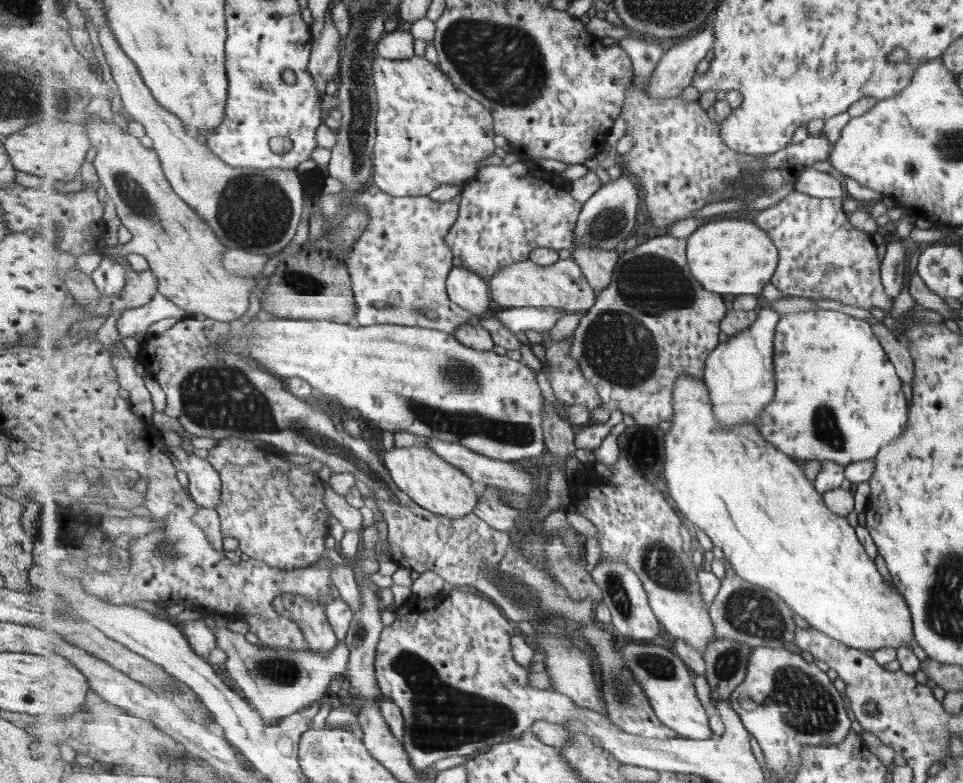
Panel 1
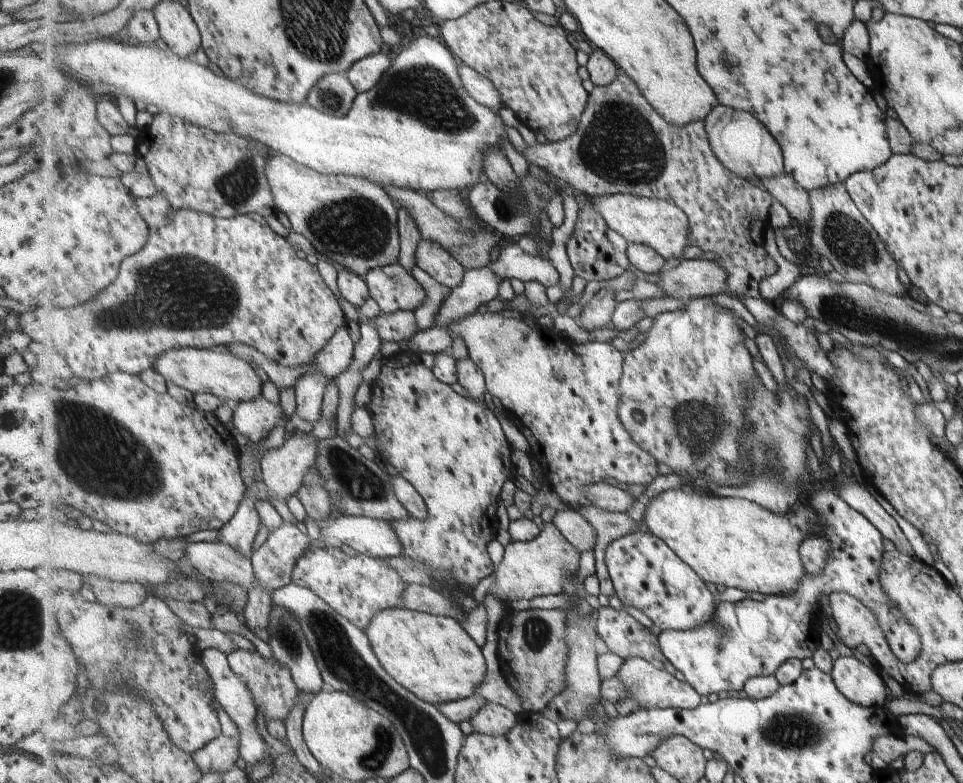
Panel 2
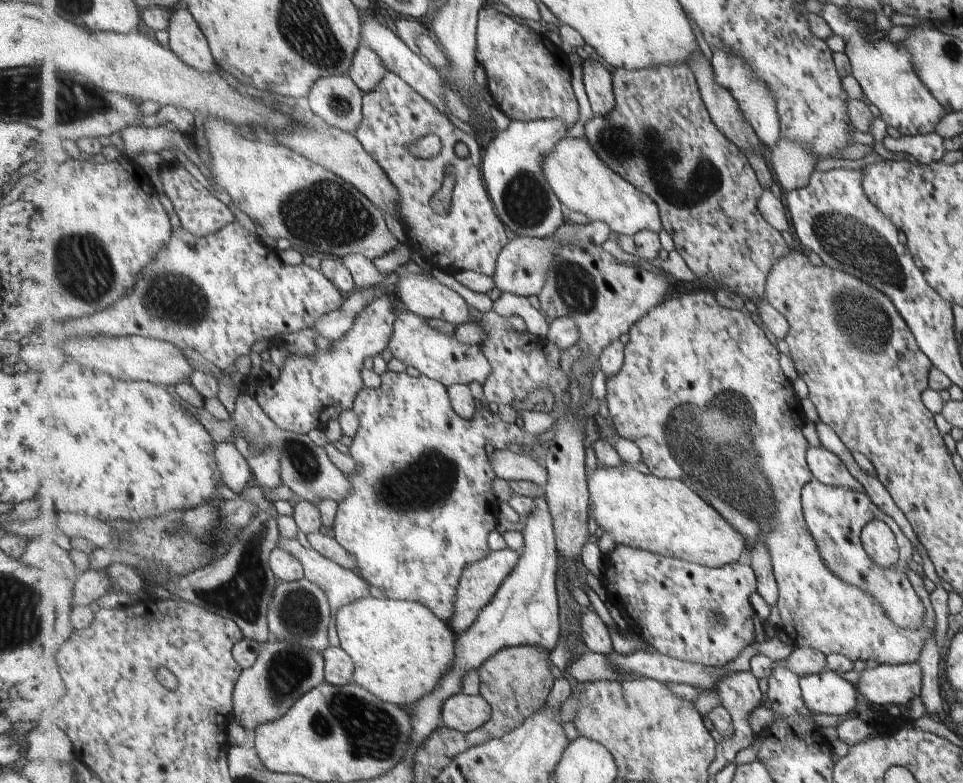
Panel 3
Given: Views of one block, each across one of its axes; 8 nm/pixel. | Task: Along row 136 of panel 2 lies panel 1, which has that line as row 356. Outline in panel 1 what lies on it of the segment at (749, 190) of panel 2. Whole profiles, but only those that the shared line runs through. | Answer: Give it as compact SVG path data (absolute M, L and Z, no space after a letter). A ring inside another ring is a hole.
M670 234L662 237L654 237L641 243L633 250L626 251L621 256L614 270L611 284L605 290L597 293L598 299L595 306L590 308L584 318L581 320L579 327L574 335L574 343L570 350L570 356L577 359L579 366L582 368L583 374L595 385L598 389L599 396L603 399L604 407L609 410L620 410L621 413L630 415L637 424L641 426L655 428L659 422L674 420L674 388L676 387L677 378L680 378L679 373L690 372L695 378L704 378L706 374L706 362L709 355L723 344L726 336L721 328L721 321L725 319L730 310L727 310L725 298L716 292L705 290L705 287L695 278L690 267L690 262L687 256L688 238L683 238L683 244L679 238L675 238Z

